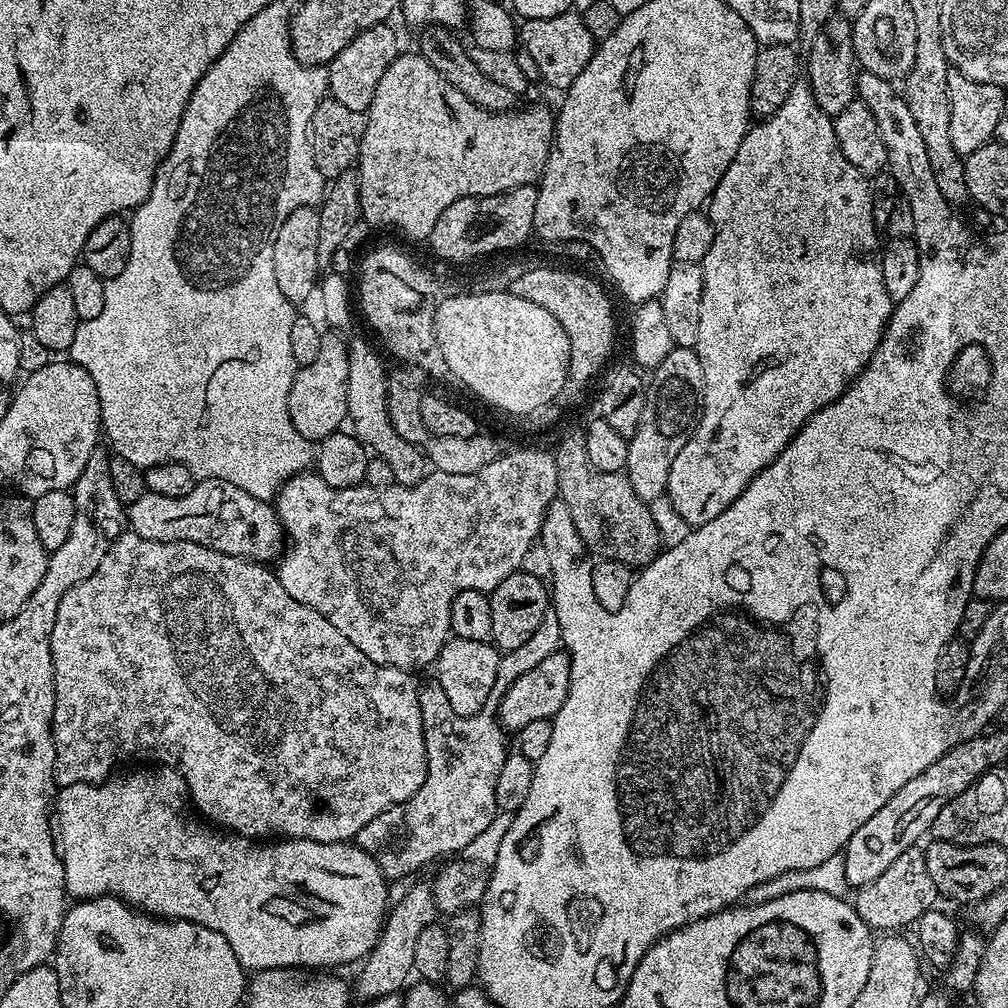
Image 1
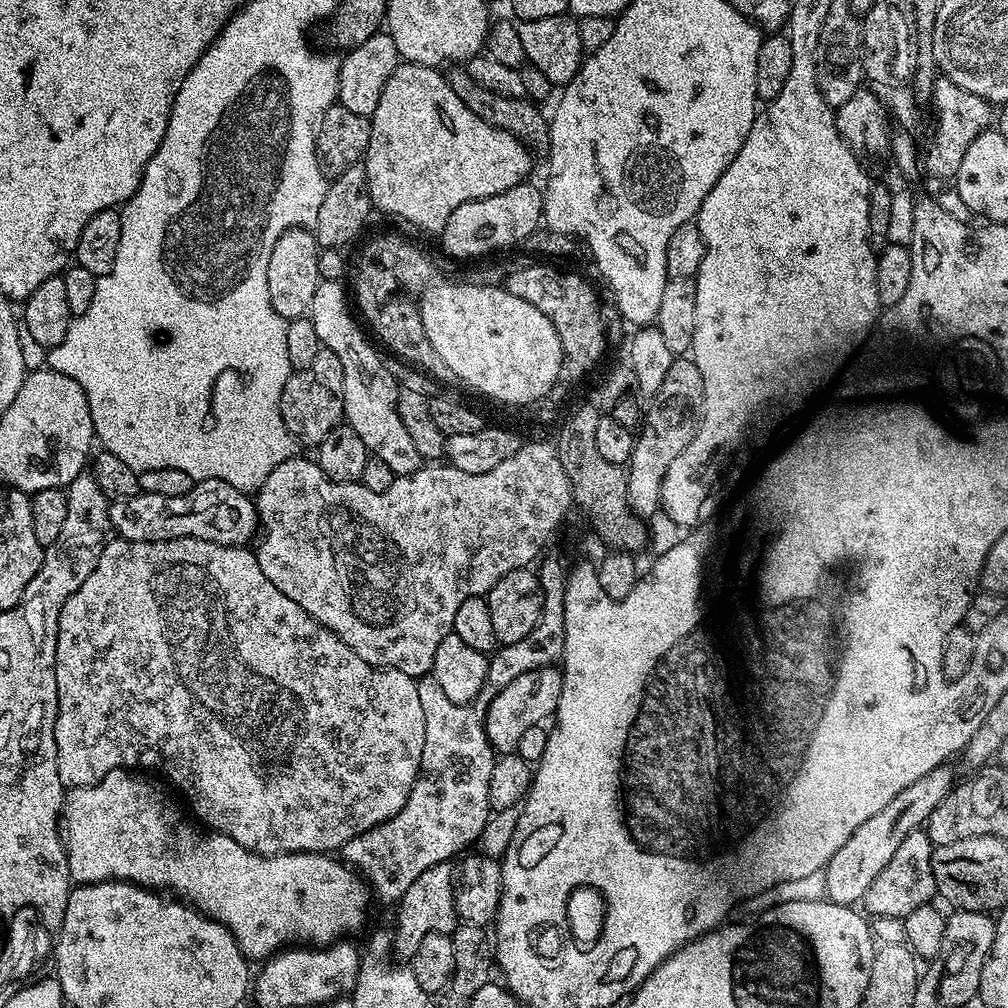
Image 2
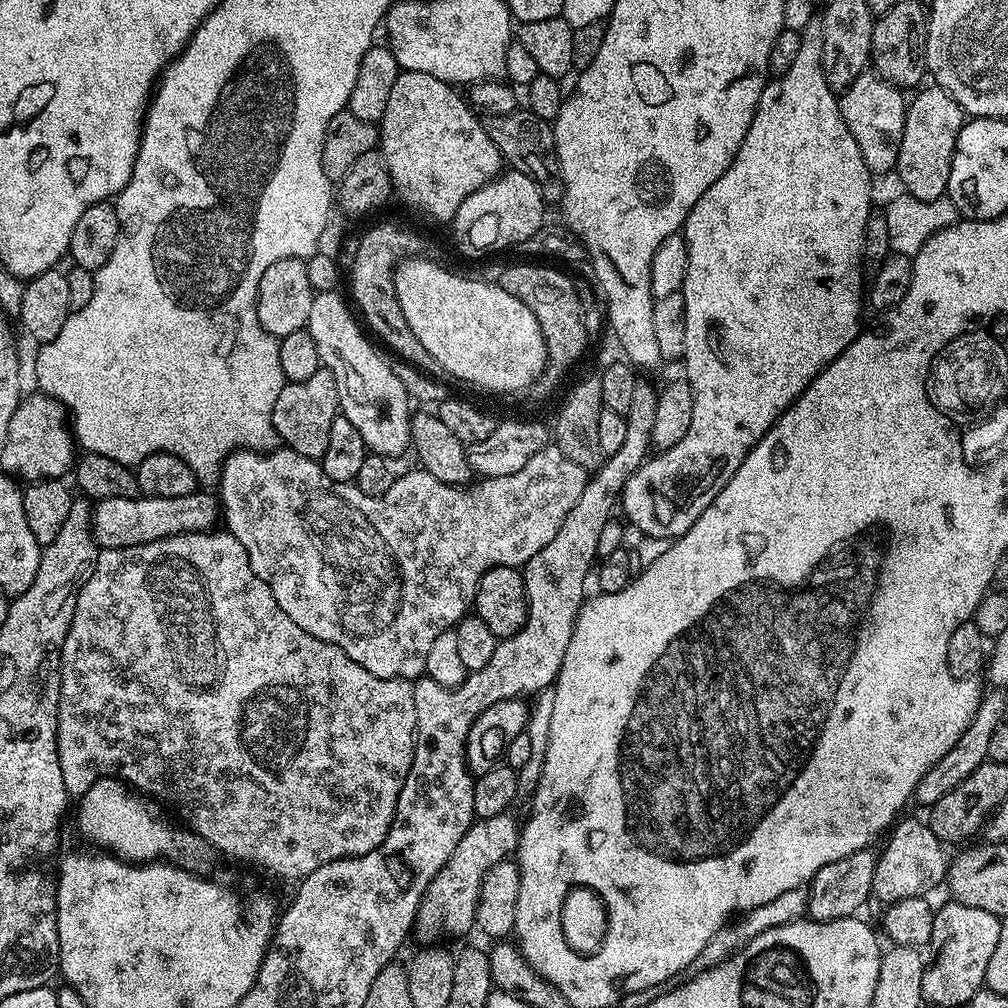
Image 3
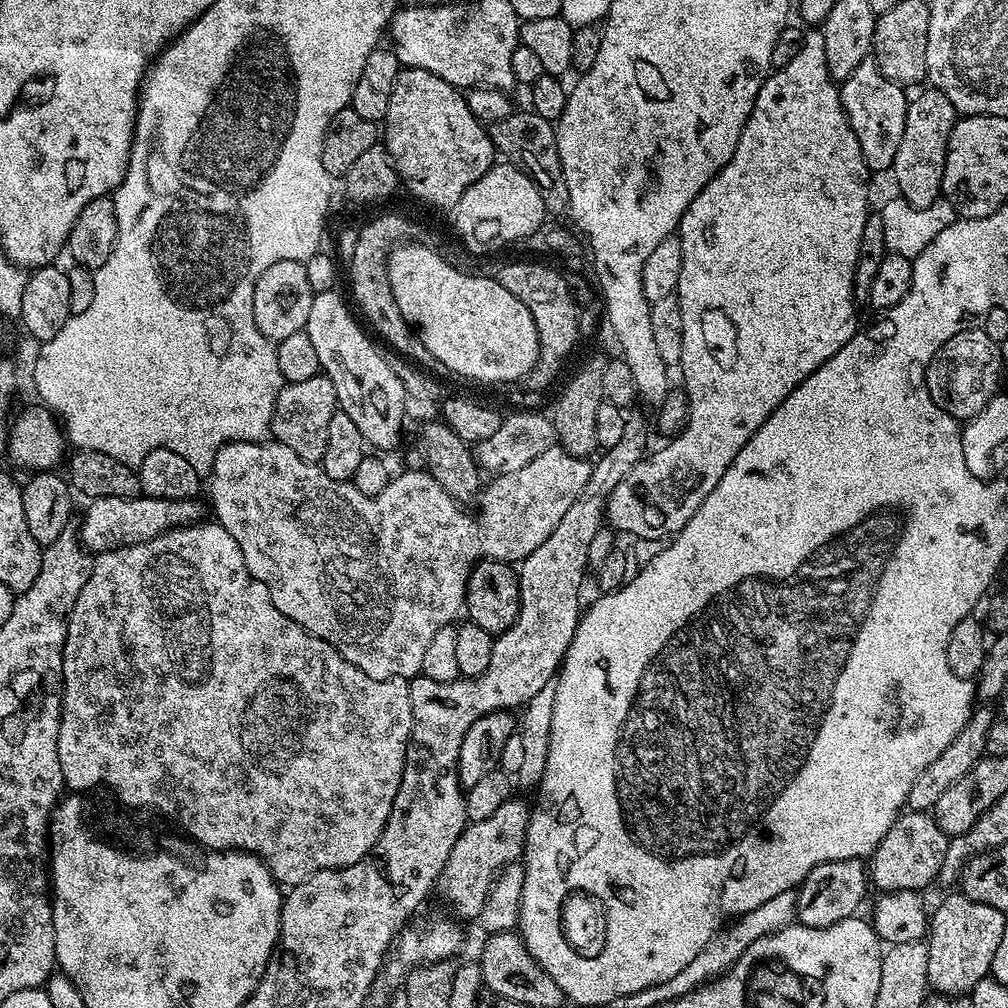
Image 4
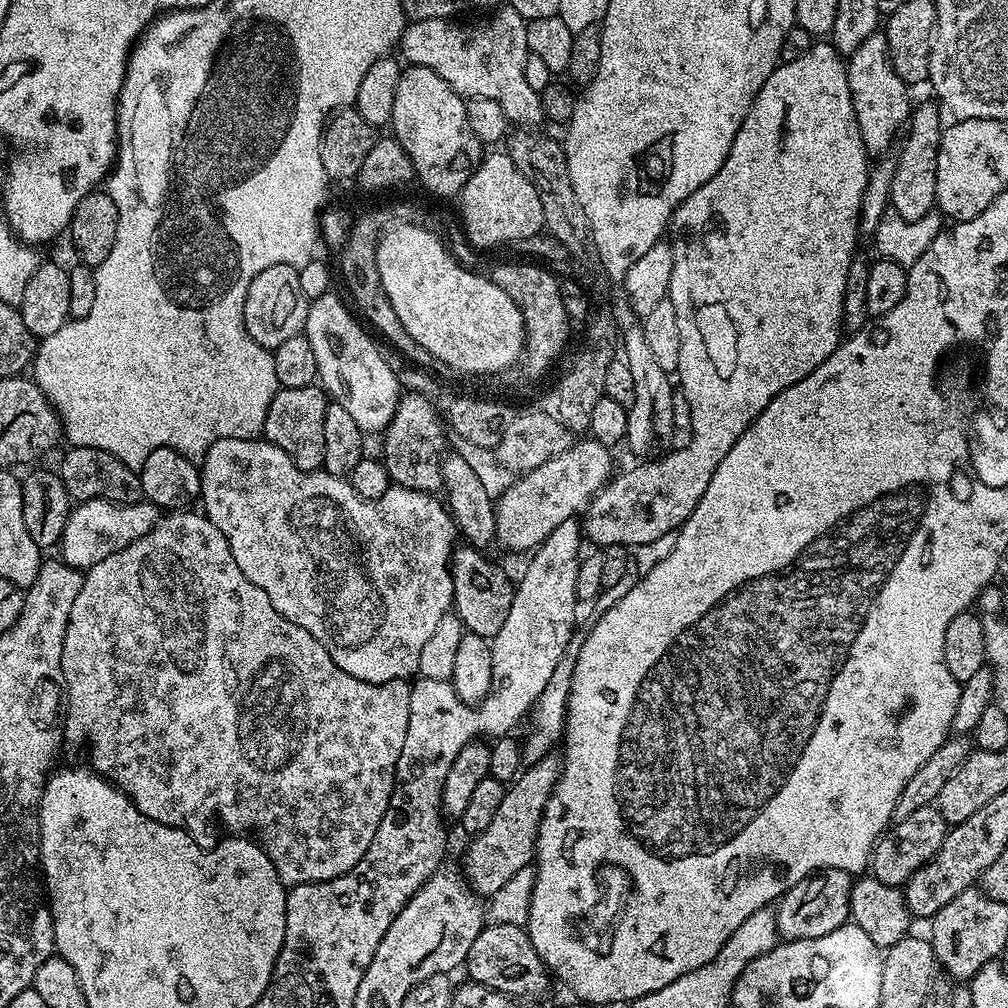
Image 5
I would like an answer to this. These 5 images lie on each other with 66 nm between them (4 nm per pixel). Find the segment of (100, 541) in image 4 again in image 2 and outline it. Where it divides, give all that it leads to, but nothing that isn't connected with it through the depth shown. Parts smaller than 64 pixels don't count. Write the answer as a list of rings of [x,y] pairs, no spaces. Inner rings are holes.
[[[221,480],[193,483],[192,489],[186,494],[178,494],[178,498],[141,492],[129,500],[113,500],[108,506],[108,523],[119,539],[130,542],[158,542],[193,536],[215,544],[244,546],[258,532],[253,497]]]

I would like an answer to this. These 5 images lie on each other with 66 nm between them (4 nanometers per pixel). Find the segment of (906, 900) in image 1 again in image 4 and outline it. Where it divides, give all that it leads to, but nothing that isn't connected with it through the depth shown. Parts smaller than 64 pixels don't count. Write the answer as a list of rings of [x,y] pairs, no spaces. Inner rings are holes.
[[[905,811],[897,816],[890,830],[886,830],[882,842],[878,842],[878,846],[872,851],[870,863],[867,865],[871,887],[880,888],[876,890],[881,893],[924,890],[927,884],[936,882],[940,875],[949,839],[938,826],[935,815]]]

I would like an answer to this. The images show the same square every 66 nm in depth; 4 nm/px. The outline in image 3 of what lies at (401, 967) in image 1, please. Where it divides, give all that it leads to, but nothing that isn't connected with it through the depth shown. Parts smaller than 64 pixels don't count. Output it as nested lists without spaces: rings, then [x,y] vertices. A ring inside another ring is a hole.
[[[510,814],[477,819],[462,834],[462,842],[454,846],[454,854],[446,858],[446,866],[442,866],[420,893],[416,905],[414,919],[414,936],[424,940],[420,942],[436,942],[440,935],[464,936],[473,931],[475,919],[475,902],[480,892],[480,879],[490,866],[500,860],[511,857],[516,850],[518,839],[518,822]]]

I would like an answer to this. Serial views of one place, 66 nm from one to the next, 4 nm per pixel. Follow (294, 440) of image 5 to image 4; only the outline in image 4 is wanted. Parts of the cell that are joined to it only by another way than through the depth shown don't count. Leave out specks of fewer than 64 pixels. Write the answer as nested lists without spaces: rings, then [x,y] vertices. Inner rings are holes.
[[[326,374],[306,382],[285,384],[276,399],[271,439],[282,446],[290,446],[298,458],[311,464],[320,464],[326,454],[326,433],[330,427],[330,418],[334,418],[337,410],[334,382]]]

